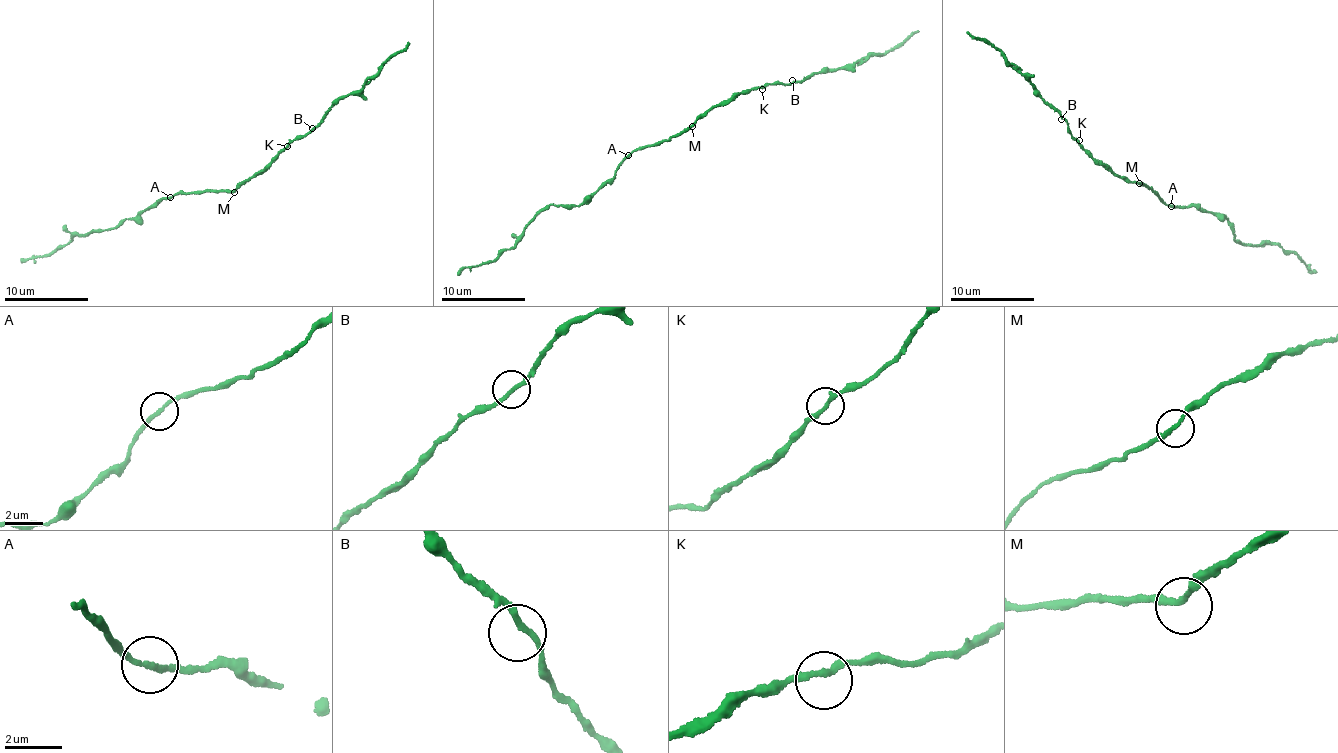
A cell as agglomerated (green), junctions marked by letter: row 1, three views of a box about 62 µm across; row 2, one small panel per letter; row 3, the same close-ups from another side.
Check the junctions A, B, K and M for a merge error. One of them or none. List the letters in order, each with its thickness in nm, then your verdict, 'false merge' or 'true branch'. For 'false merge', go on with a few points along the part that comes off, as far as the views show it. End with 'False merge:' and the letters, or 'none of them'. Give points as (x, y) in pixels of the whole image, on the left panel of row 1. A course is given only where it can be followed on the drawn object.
A: 190 nm thick; false merge; foreign part runs (169, 198), (156, 203), (136, 218), (82, 237), (75, 235), (55, 252), (21, 262)
B: 200 nm thick; true branch
K: 220 nm thick; true branch
M: 190 nm thick; true branch
False merge: A

